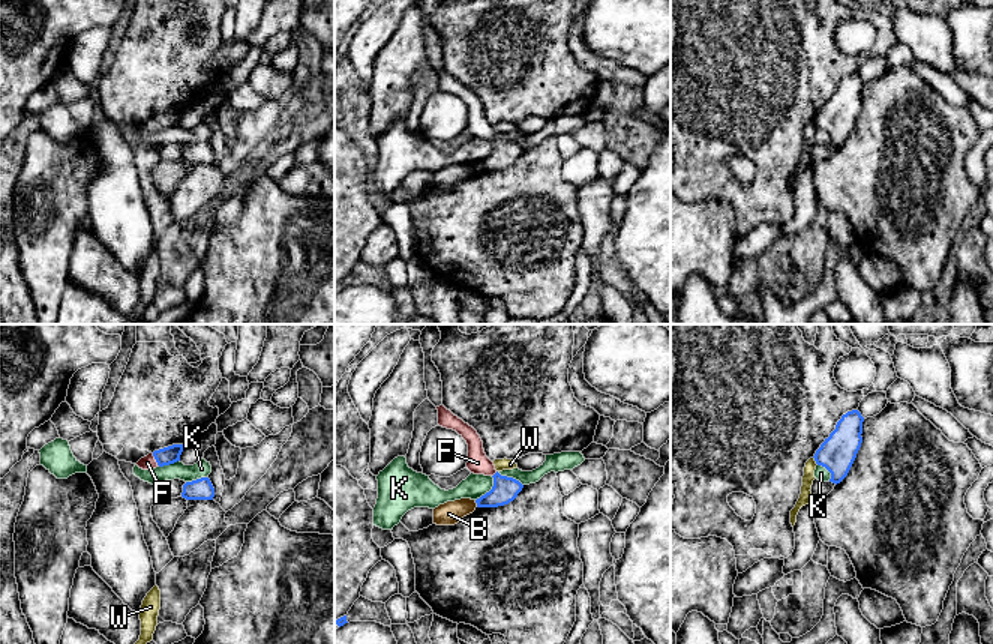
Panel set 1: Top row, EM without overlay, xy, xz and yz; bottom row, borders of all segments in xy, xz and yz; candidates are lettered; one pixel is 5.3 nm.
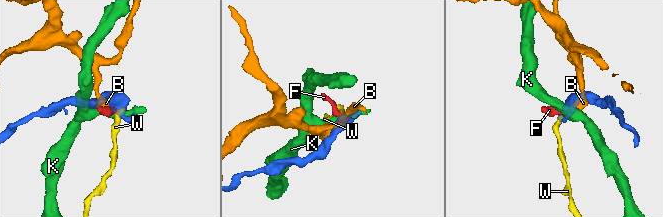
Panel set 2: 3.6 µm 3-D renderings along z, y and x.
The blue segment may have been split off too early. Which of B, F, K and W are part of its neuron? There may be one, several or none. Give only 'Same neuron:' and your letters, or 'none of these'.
Same neuron: F

